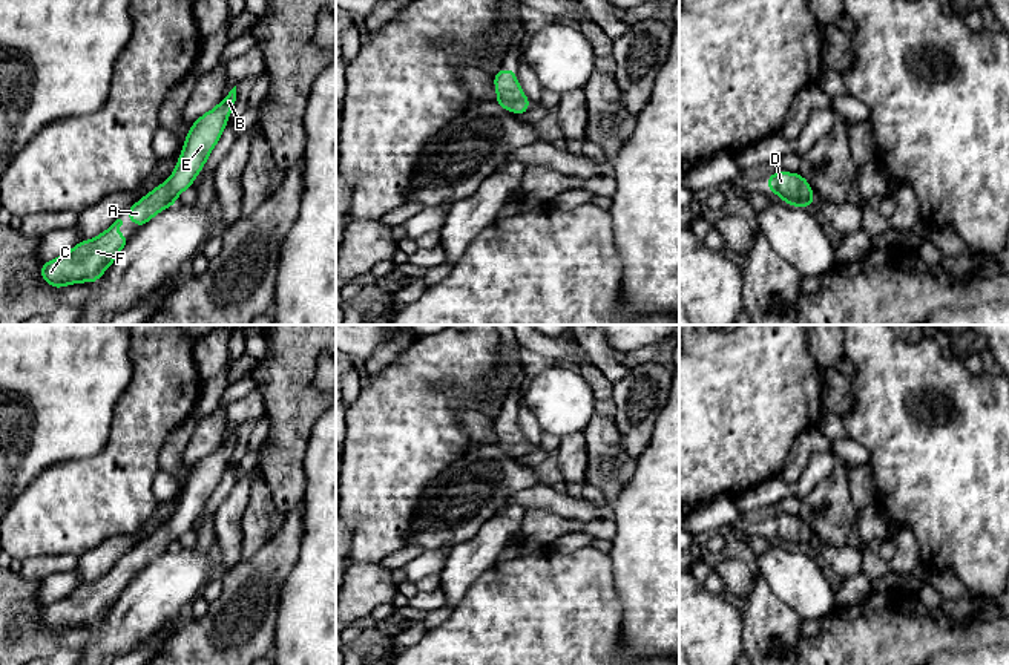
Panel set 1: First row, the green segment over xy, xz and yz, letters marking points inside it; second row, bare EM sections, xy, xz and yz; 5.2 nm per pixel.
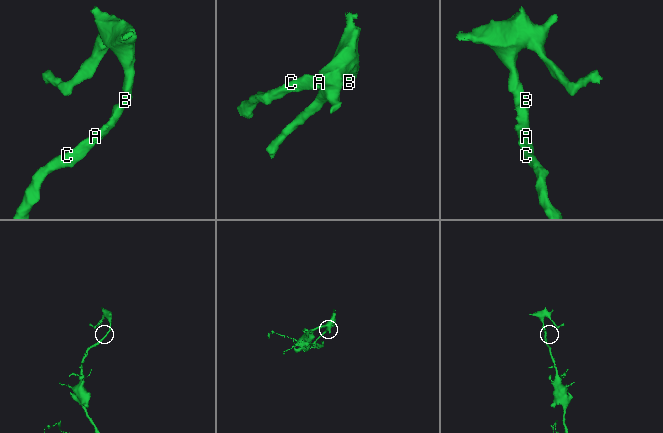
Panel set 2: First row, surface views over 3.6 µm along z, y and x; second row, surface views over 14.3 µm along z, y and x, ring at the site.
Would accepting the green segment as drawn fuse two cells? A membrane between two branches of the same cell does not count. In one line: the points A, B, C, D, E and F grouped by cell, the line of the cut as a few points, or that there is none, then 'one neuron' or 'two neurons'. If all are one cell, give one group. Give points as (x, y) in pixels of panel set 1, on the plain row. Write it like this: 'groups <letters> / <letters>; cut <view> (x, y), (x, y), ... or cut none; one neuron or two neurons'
groups A B C D E F; cut none; one neuron

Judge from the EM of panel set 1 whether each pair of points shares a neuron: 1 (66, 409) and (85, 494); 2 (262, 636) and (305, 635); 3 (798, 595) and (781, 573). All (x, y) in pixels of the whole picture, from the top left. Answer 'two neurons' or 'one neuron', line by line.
1: two neurons
2: two neurons
3: one neuron

